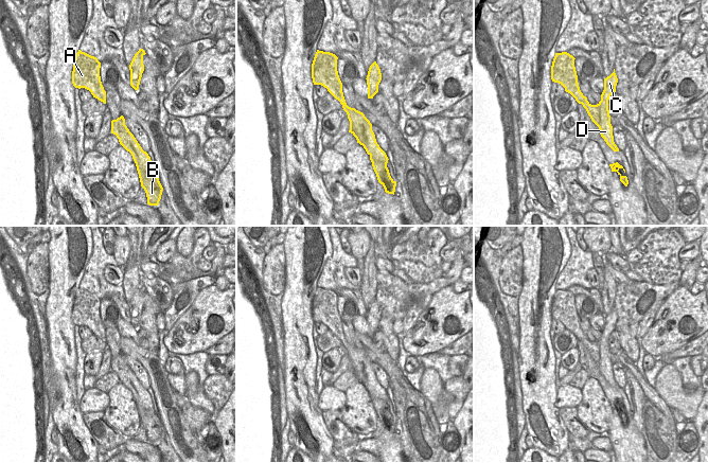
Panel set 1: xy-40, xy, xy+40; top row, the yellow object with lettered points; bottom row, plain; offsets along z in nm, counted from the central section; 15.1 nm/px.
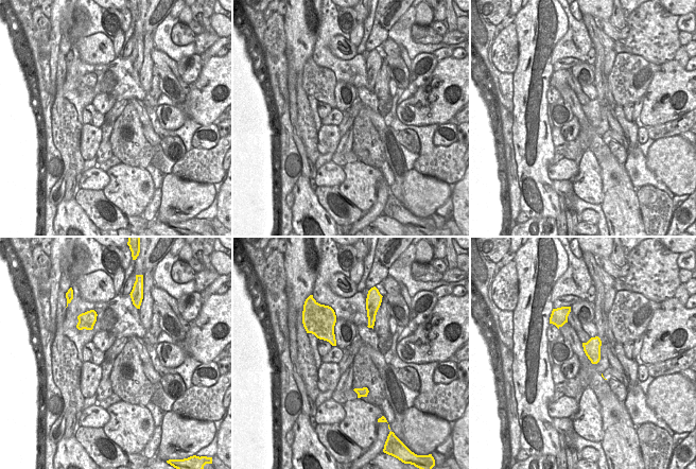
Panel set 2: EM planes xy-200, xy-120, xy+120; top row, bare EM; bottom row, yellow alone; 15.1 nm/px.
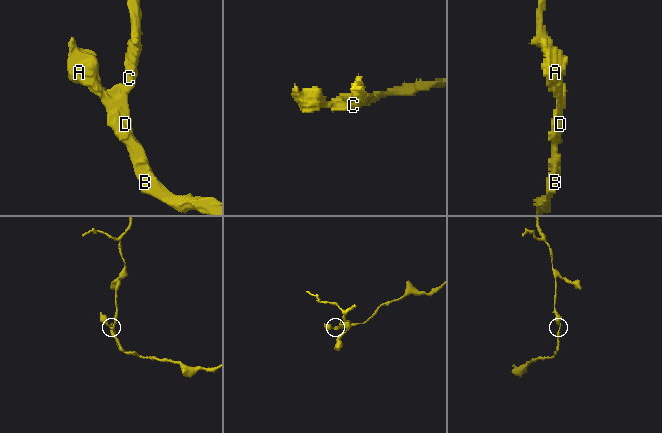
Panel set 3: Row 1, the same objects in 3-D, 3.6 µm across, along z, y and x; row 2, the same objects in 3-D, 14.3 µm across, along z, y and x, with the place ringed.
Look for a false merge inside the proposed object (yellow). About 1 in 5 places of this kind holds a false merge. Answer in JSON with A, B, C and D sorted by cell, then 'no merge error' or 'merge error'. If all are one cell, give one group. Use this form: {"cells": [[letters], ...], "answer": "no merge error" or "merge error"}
{"cells": [["A", "B"], ["C", "D"]], "answer": "merge error"}

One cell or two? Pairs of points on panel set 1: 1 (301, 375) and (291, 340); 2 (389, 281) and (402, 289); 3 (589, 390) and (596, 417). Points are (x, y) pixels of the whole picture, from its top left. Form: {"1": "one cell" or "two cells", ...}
{"1": "one cell", "2": "one cell", "3": "one cell"}

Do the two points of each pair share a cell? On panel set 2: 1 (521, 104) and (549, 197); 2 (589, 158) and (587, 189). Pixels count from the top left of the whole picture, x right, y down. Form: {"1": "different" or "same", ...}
{"1": "same", "2": "same"}

